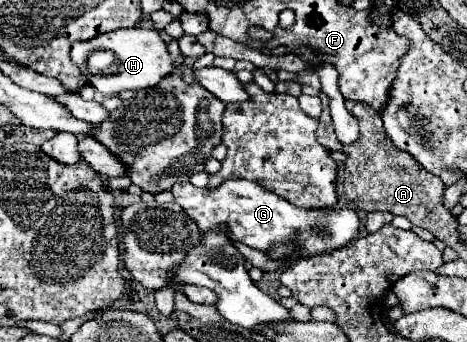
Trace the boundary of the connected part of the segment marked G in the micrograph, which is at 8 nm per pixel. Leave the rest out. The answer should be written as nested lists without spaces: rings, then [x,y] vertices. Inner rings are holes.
[[[228,179],[214,189],[198,189],[192,183],[176,183],[172,187],[174,201],[206,231],[216,231],[232,241],[240,241],[258,251],[274,251],[278,245],[292,245],[288,259],[298,261],[300,257],[332,253],[360,233],[360,217],[350,207],[322,207],[322,209],[300,209],[280,195],[266,191],[254,181]],[[226,223],[226,229],[222,229]]]

